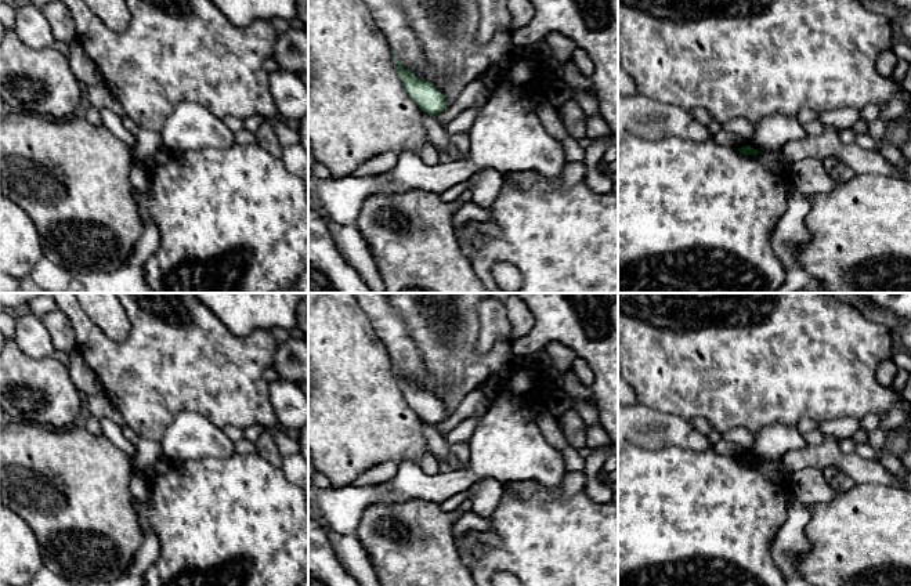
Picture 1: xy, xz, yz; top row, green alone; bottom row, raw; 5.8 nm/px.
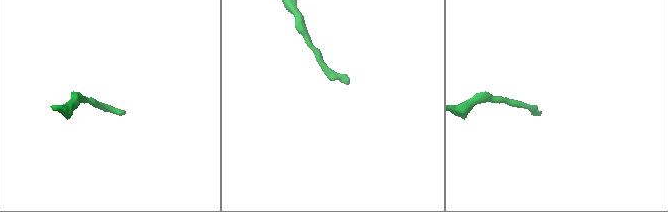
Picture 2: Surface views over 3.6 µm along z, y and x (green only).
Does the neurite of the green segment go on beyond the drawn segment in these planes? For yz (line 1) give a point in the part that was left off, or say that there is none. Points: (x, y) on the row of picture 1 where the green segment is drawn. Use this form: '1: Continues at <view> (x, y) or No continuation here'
1: No continuation here

